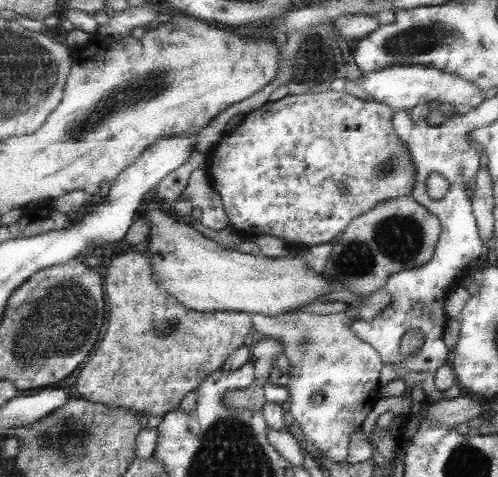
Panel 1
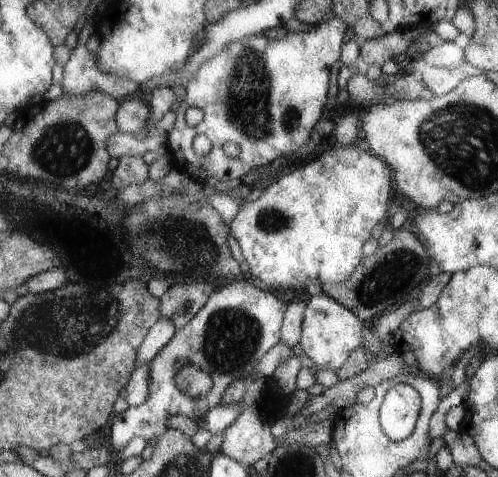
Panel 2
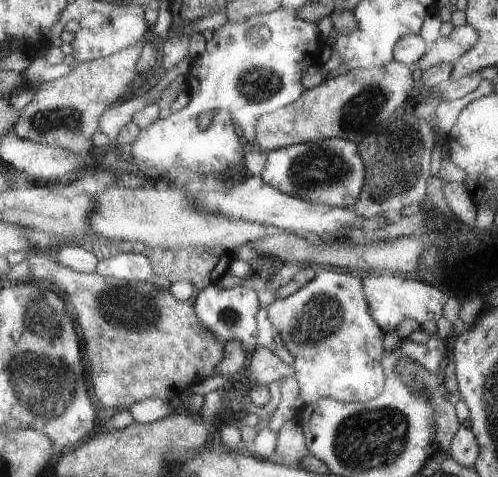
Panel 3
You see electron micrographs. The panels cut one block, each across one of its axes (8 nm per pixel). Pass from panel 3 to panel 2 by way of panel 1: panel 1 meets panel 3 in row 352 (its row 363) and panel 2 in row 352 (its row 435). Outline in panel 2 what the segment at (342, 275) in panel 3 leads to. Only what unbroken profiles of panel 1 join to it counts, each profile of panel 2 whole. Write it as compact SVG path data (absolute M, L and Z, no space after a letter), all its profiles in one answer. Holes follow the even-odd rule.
M323 294L323 296L313 296L307 298L307 312L305 312L305 322L303 322L303 338L299 342L303 354L313 360L313 370L315 368L327 368L339 372L349 360L355 350L359 350L365 340L365 320L355 312L349 310L345 304L339 300Z

